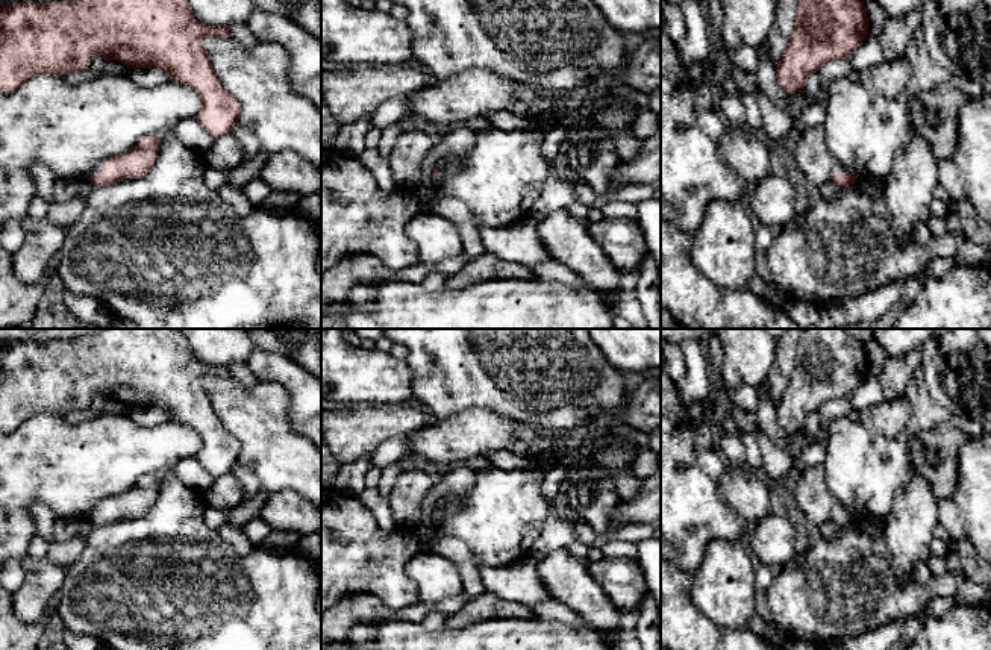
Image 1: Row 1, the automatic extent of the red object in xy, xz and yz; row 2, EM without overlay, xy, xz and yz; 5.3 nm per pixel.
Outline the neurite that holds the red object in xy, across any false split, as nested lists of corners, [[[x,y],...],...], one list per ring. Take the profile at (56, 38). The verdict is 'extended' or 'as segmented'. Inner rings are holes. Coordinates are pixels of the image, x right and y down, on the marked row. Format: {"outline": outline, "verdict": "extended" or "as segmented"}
{"outline": [[[73,0],[6,5],[0,8],[0,91],[14,92],[41,73],[62,77],[73,71],[83,71],[95,55],[102,55],[106,61],[117,61],[132,68],[162,70],[171,82],[192,88],[202,100],[195,120],[214,139],[218,139],[229,135],[238,124],[241,105],[217,79],[203,47],[205,36],[229,38],[230,32],[227,26],[208,27],[197,21],[186,0]]], "verdict": "as segmented"}

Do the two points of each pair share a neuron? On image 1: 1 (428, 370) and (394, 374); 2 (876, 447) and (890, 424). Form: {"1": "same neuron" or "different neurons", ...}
{"1": "different neurons", "2": "different neurons"}

